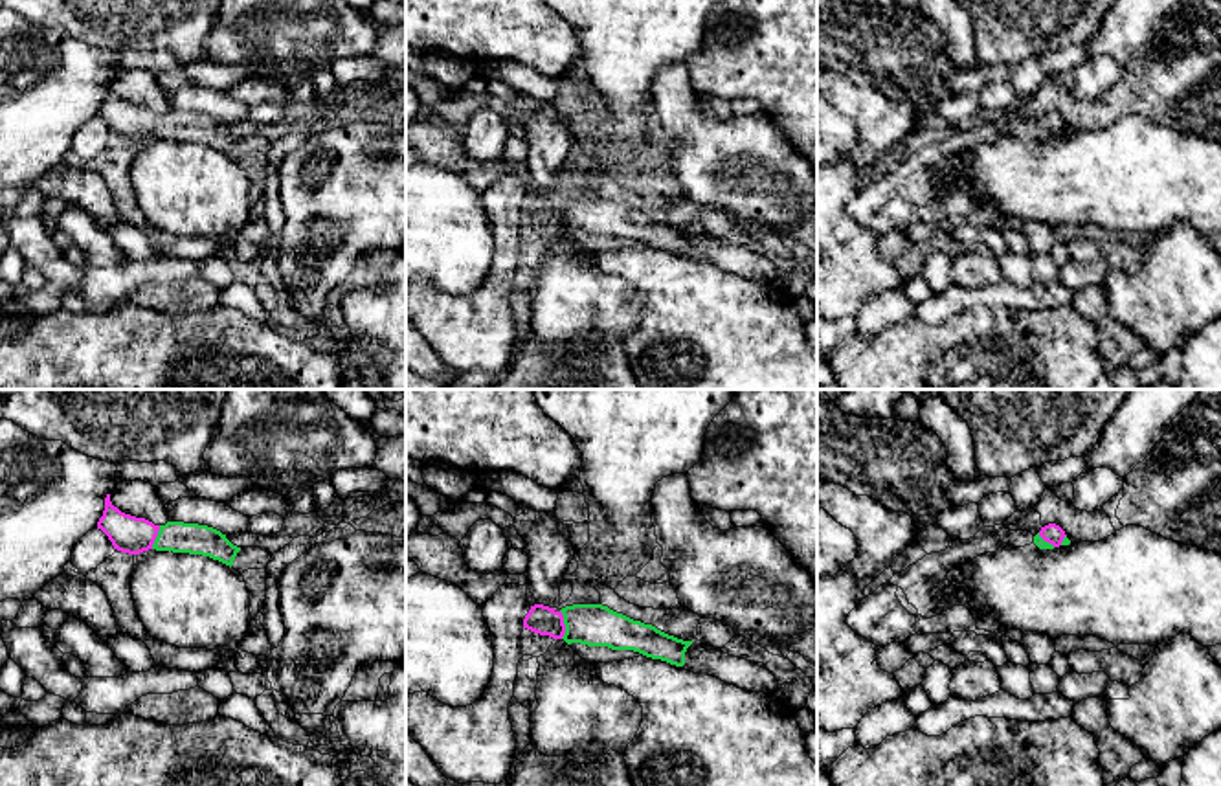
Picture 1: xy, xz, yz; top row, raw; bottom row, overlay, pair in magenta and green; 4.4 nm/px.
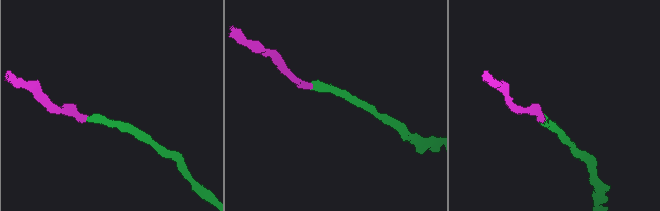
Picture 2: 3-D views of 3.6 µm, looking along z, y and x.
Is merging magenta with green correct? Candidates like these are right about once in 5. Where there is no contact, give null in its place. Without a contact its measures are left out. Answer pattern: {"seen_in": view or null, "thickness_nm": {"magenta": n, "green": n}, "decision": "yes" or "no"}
{"seen_in": "xz", "thickness_nm": {"magenta": 130, "green": 190}, "decision": "yes"}

